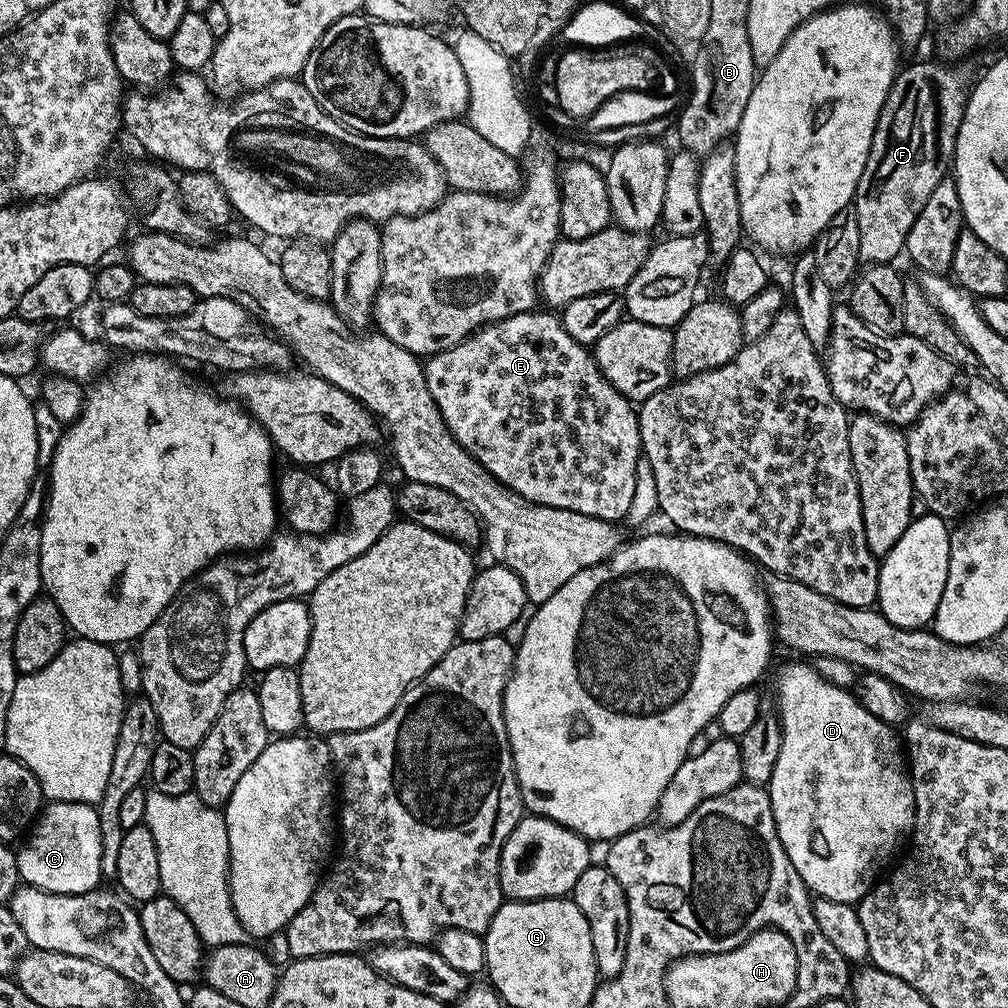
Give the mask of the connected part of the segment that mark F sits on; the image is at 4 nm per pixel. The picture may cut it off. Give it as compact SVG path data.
M933 61L930 64L912 64L909 68L901 67L880 111L874 138L870 142L870 154L862 170L862 178L858 178L854 197L861 261L892 264L895 256L905 251L904 243L910 234L910 226L914 226L918 214L922 214L922 206L926 206L926 201L930 199L930 193L947 177L953 163L957 134L970 91L970 79L965 65Z

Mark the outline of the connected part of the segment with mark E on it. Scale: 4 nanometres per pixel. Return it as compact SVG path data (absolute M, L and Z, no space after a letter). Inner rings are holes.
M533 310L514 314L505 320L487 324L479 328L462 342L450 346L446 350L436 352L427 357L424 364L426 386L450 430L464 449L494 477L499 484L505 484L509 490L518 493L535 504L550 506L558 510L574 510L578 514L586 514L590 518L620 522L630 510L630 502L634 502L634 482L638 462L642 459L640 446L640 418L633 401L627 400L621 392L614 390L610 382L600 373L596 365L595 355L585 345L579 344L570 334L566 334L561 317L551 311Z

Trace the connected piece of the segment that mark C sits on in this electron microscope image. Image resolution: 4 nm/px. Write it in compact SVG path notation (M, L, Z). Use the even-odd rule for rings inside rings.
M61 800L45 803L20 846L16 852L18 874L29 888L78 895L97 889L103 881L102 826L93 805Z

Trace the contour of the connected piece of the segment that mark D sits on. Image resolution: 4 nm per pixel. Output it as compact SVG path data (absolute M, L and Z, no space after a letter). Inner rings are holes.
M811 663L788 664L780 672L776 680L776 704L780 707L778 717L783 732L783 748L778 754L777 766L773 771L771 780L767 783L768 797L772 800L774 810L774 822L778 830L778 838L802 882L807 886L809 893L815 894L822 900L833 900L843 904L859 905L860 899L867 892L872 891L877 883L879 868L887 869L893 863L892 855L900 843L905 843L906 838L911 837L913 827L916 823L916 799L912 793L912 777L906 767L906 752L902 747L902 740L896 736L893 725L883 724L863 703L860 704L852 697L853 693L846 688L840 688L831 684L827 678L822 677L815 671Z

